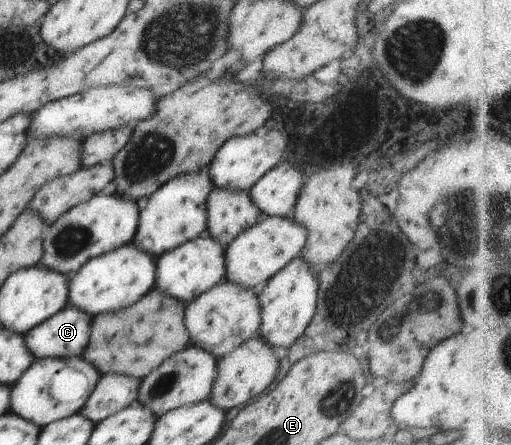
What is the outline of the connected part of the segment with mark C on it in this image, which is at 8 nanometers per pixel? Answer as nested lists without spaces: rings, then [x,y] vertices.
[[[67,305],[31,328],[25,339],[36,359],[80,357],[90,340],[90,316],[78,307]]]

